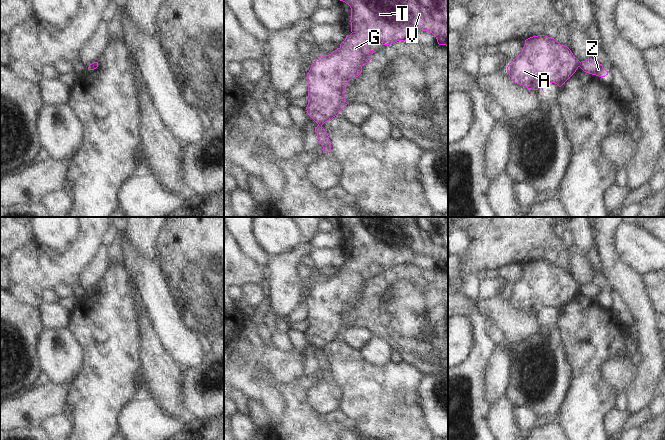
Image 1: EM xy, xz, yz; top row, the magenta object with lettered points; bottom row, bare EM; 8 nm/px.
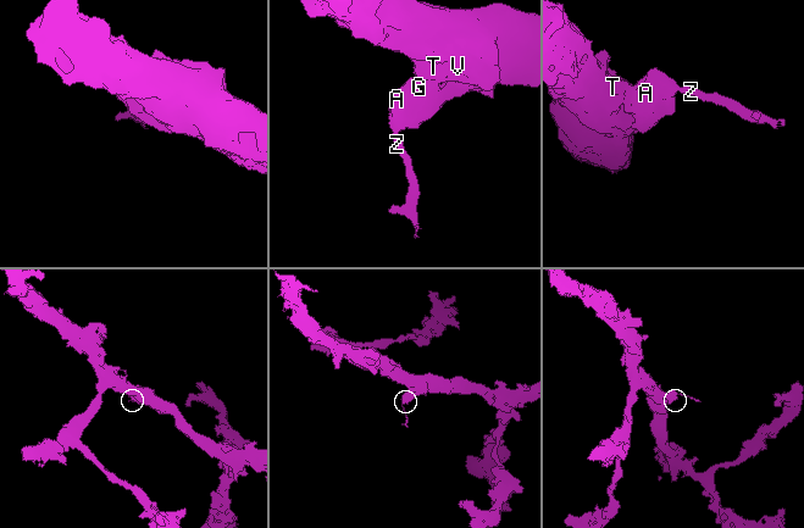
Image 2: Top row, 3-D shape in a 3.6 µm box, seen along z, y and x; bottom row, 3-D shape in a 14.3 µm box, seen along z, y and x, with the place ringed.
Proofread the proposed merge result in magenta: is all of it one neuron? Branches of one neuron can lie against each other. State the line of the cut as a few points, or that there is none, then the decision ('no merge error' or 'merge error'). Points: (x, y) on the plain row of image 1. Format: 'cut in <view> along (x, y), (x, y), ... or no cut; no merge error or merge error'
cut in yz along (579, 286), (580, 290); merge error

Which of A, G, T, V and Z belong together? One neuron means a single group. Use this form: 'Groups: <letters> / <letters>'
Groups: A G T V / Z

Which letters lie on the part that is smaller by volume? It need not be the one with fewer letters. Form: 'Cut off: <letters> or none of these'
Cut off: Z

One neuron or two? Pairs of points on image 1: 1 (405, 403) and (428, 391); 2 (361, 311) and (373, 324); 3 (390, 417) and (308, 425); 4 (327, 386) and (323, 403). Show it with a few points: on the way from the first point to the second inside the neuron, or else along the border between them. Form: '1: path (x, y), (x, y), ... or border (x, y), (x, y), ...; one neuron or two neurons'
1: border (425, 374), (420, 387), (420, 400), (424, 418); two neurons
2: path (364, 314), (371, 321); one neuron
3: border (339, 409), (353, 425); two neurons
4: path (327, 390), (326, 399); one neuron

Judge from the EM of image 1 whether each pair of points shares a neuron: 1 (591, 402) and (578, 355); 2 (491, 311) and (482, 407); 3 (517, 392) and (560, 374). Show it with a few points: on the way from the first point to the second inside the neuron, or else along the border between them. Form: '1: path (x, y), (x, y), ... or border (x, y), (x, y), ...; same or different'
1: path (586, 390), (585, 367); same
2: border (467, 315), (478, 312), (486, 319); different
3: path (529, 403), (543, 401), (552, 387); same

